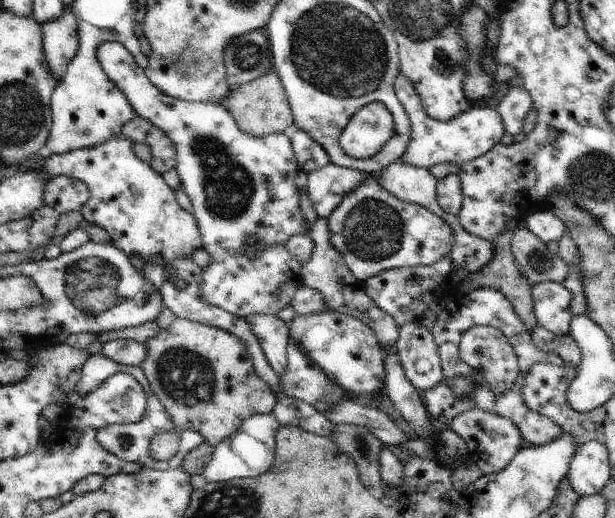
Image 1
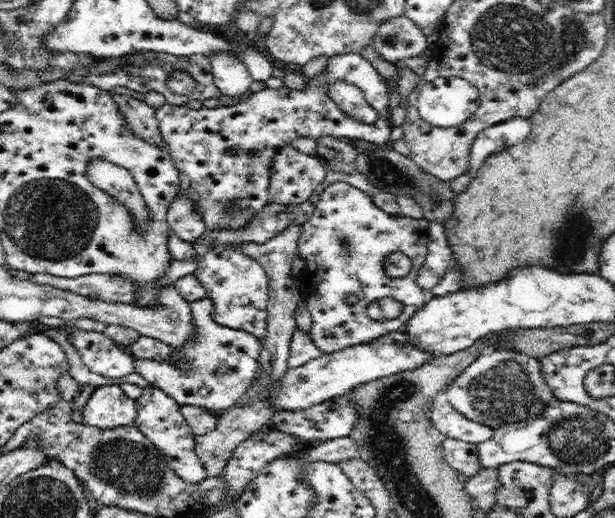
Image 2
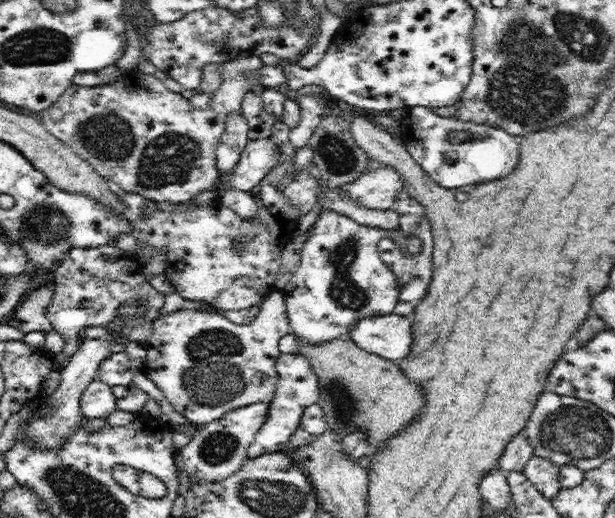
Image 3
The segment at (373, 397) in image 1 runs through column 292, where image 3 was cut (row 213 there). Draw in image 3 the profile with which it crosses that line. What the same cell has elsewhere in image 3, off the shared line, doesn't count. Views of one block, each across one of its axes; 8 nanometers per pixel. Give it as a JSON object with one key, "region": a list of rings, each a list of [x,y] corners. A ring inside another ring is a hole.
{"region":[[[322,210],[313,224],[307,241],[303,244],[301,264],[297,272],[290,278],[290,282],[279,292],[286,299],[286,314],[290,331],[299,340],[307,344],[322,344],[334,338],[344,339],[350,337],[350,328],[360,322],[362,318],[386,316],[394,313],[394,307],[400,302],[398,279],[394,272],[381,260],[378,255],[378,242],[382,239],[392,239],[403,244],[408,255],[416,255],[420,250],[418,235],[402,234],[400,228],[386,231],[368,225],[358,224],[346,215],[335,210]]]}

